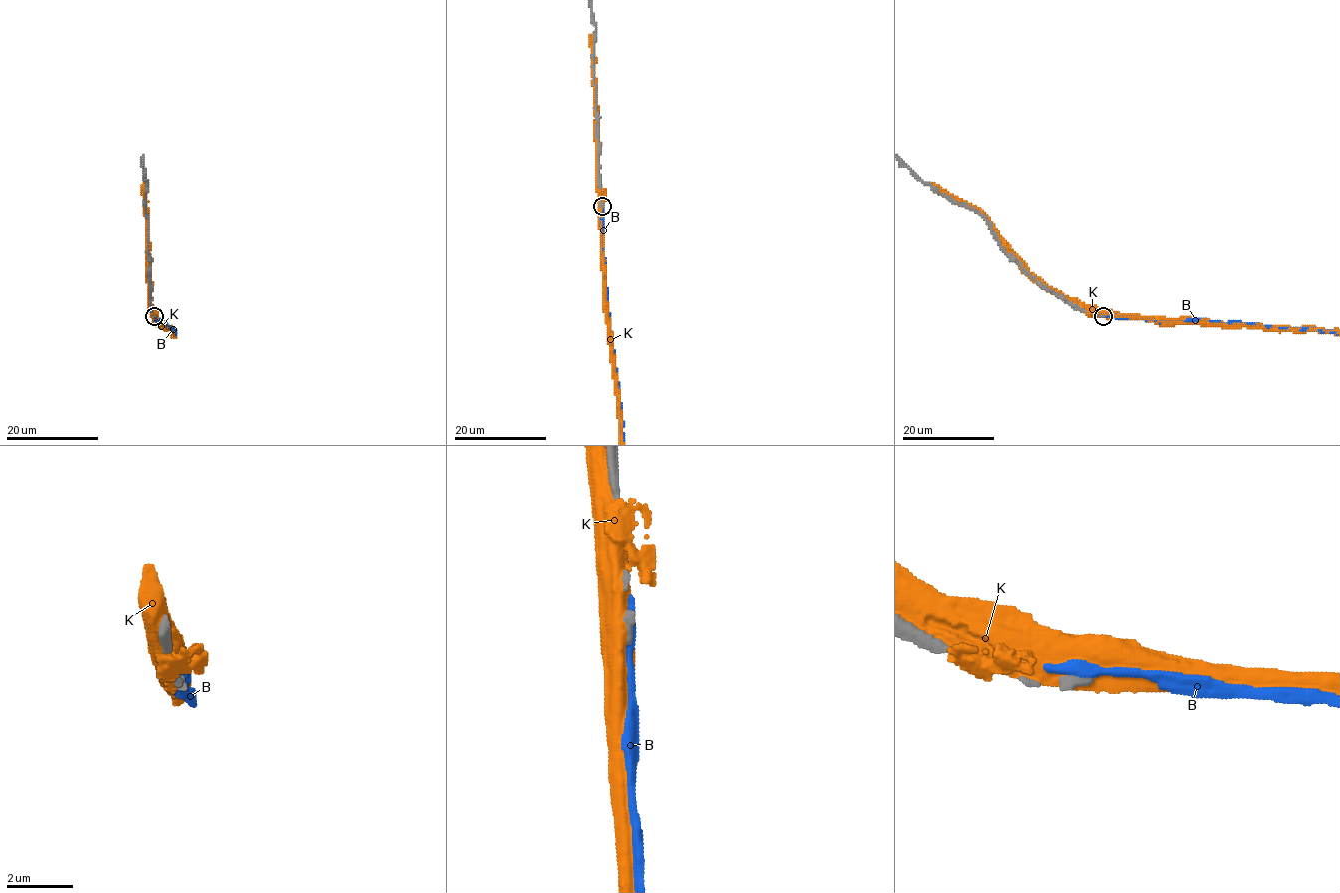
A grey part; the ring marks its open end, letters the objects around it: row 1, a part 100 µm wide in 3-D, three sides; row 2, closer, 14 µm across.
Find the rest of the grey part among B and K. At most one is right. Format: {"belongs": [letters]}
{"belongs": []}

